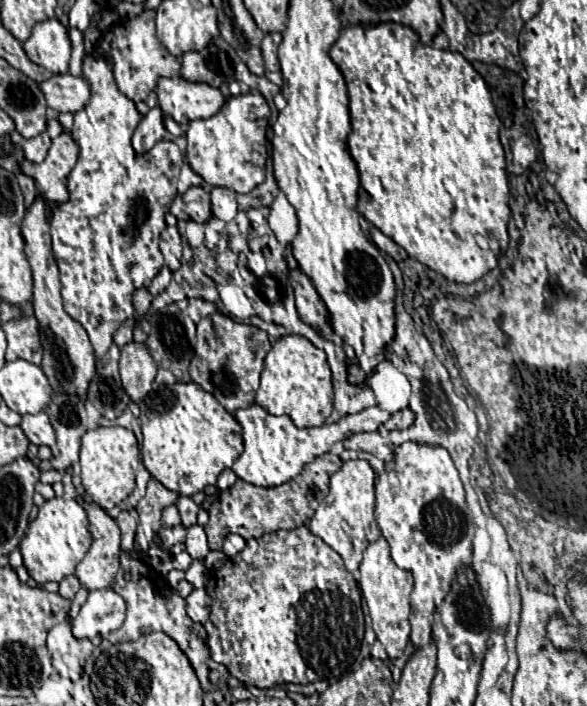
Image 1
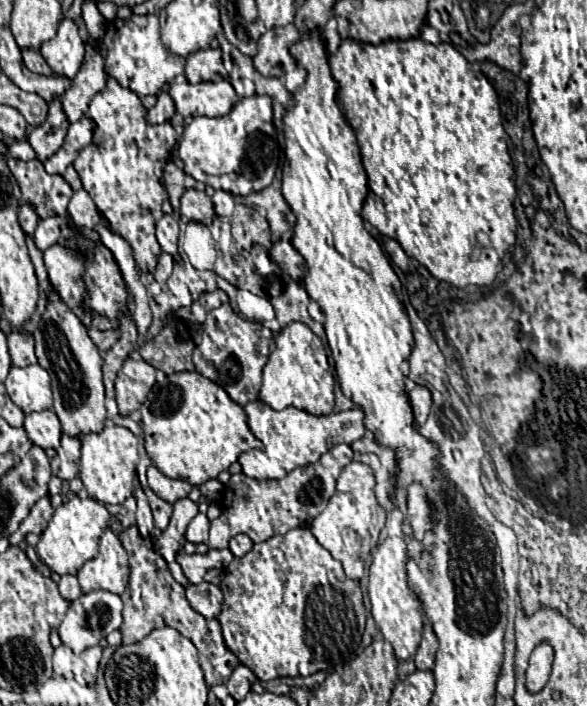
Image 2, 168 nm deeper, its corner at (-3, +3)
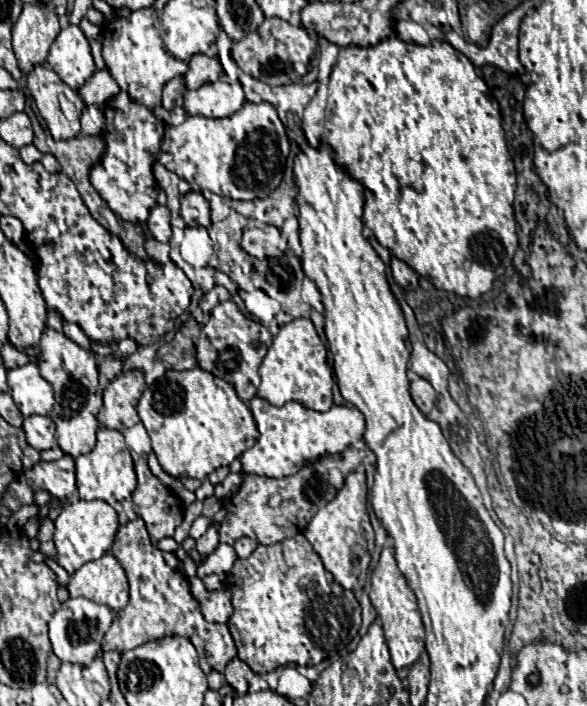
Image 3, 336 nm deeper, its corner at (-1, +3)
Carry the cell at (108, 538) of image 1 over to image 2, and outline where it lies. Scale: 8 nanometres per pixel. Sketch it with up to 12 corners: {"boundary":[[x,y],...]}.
{"boundary":[[106,527],[94,559],[82,565],[82,593],[122,593],[128,557]]}

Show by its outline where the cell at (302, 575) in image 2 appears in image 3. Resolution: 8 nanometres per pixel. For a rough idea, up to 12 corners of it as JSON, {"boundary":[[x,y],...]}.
{"boundary":[[302,533],[236,559],[238,657],[260,675],[344,655],[354,593]]}

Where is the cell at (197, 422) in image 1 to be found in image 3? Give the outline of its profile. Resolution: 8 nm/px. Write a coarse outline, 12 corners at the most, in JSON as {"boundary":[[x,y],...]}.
{"boundary":[[168,369],[138,415],[162,469],[206,479],[260,435],[228,381]]}

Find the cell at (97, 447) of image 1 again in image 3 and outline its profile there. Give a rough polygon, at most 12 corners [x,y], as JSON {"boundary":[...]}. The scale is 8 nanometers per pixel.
{"boundary":[[98,429],[76,459],[80,499],[130,499],[136,473],[120,431]]}

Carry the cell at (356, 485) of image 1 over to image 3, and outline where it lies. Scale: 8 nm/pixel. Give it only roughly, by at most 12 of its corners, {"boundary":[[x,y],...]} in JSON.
{"boundary":[[350,473],[304,529],[344,589],[366,583],[366,475]]}

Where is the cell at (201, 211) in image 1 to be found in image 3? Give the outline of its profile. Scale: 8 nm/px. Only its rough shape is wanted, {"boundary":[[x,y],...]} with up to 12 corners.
{"boundary":[[202,193],[180,197],[186,227],[208,227],[210,205]]}

